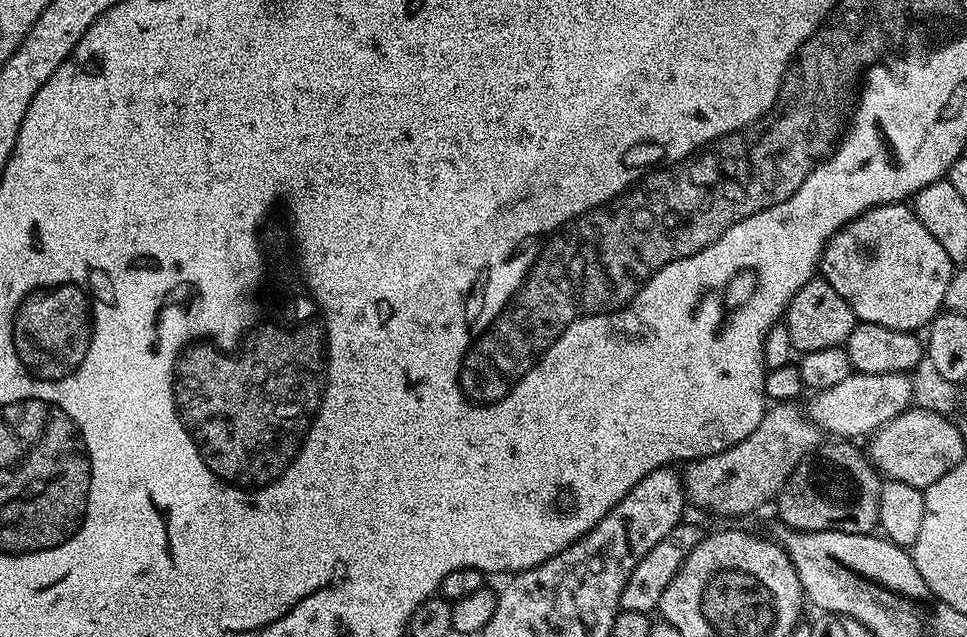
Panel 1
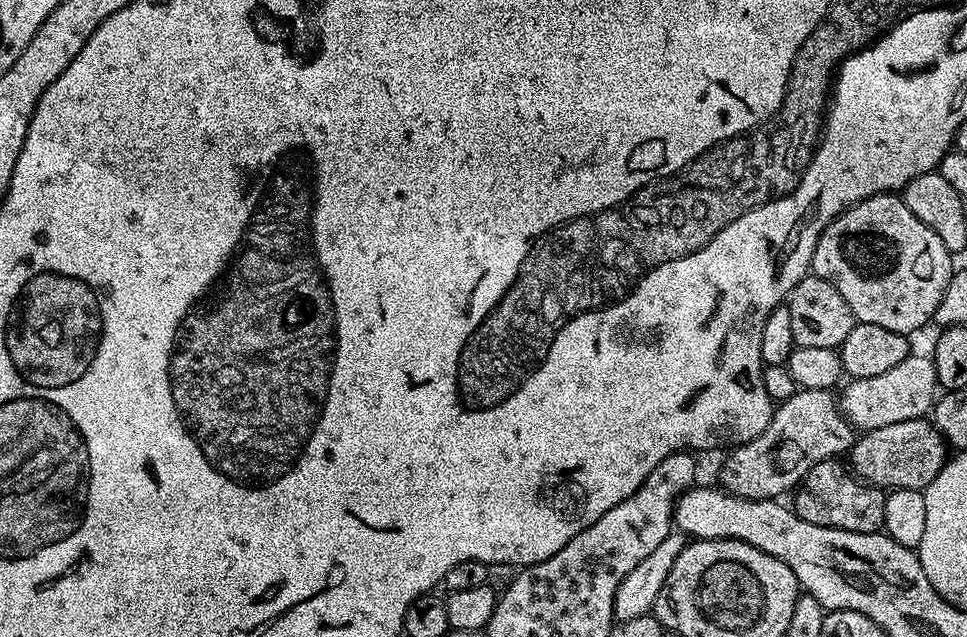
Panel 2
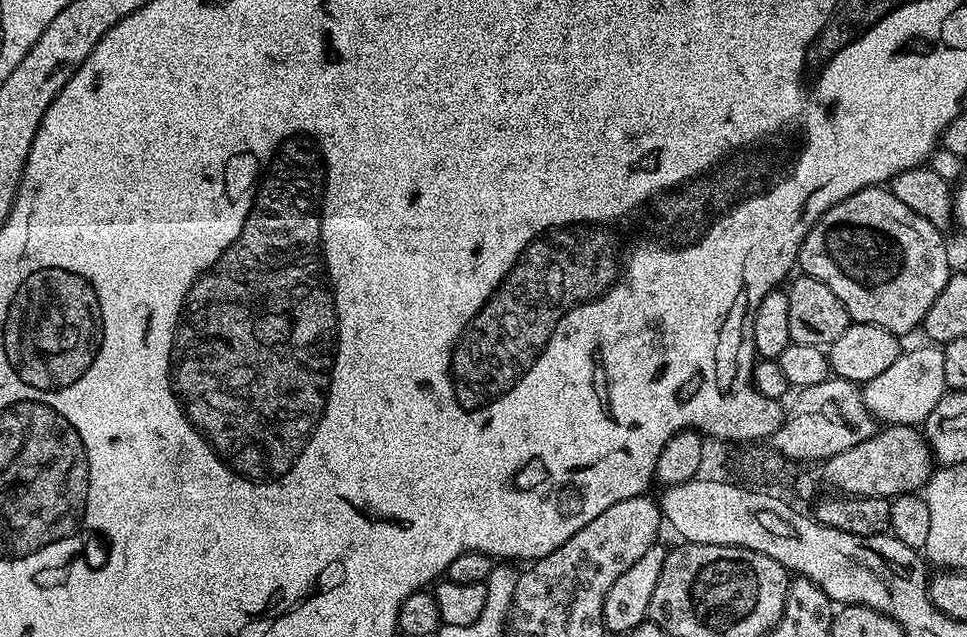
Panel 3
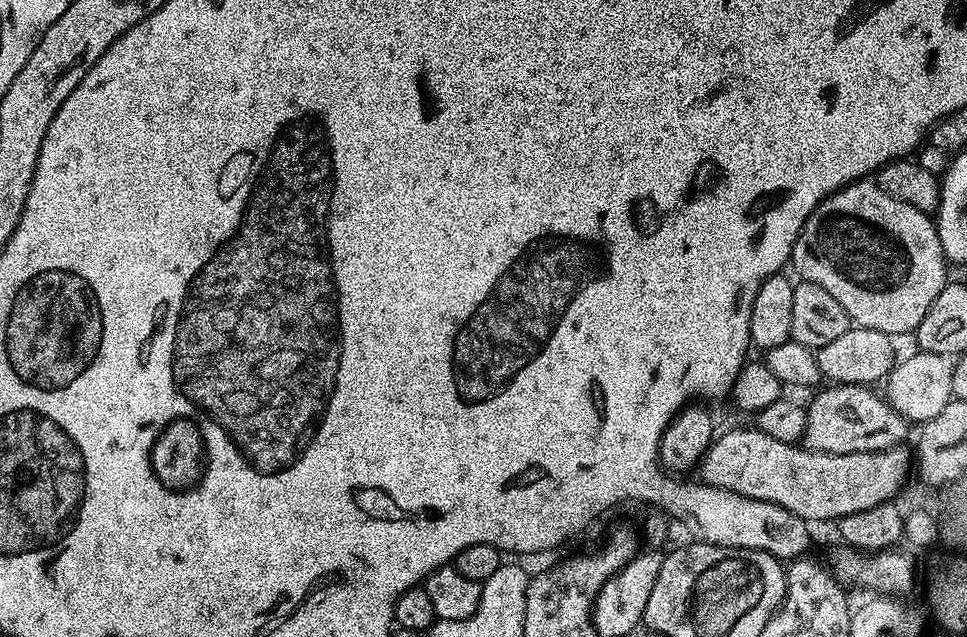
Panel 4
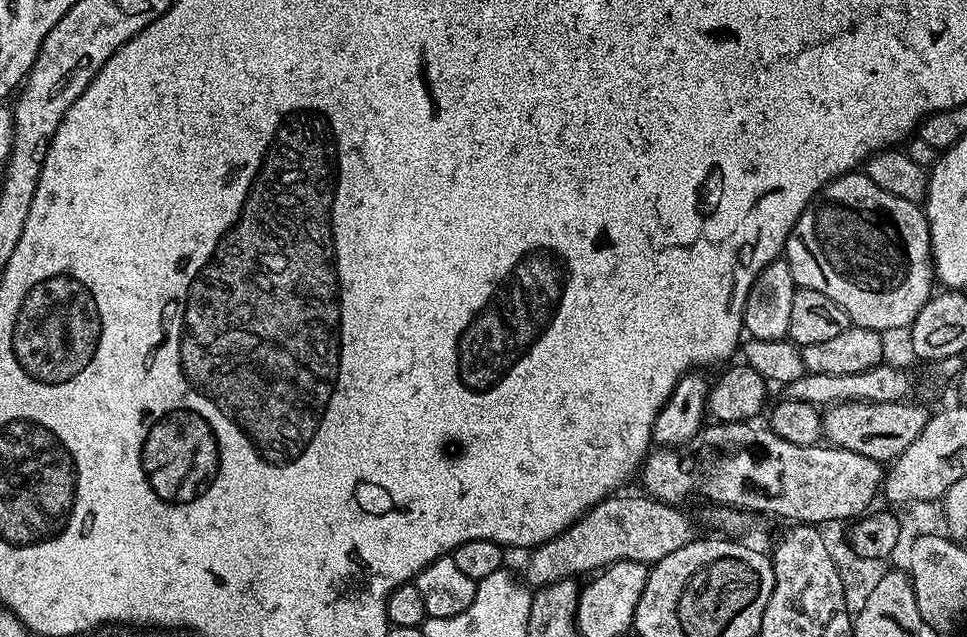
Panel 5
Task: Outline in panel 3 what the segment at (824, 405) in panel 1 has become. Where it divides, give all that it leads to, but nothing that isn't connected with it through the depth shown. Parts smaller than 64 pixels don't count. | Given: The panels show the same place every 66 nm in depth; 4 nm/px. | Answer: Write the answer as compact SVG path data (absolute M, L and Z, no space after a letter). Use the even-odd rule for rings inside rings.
M927 346L928 348L916 348L913 352L901 351L899 358L890 365L885 372L878 374L878 378L870 378L868 384L863 385L862 395L866 410L875 416L881 425L891 426L894 424L923 425L924 420L938 406L938 402L946 394L946 374L942 367L944 349L940 346Z

